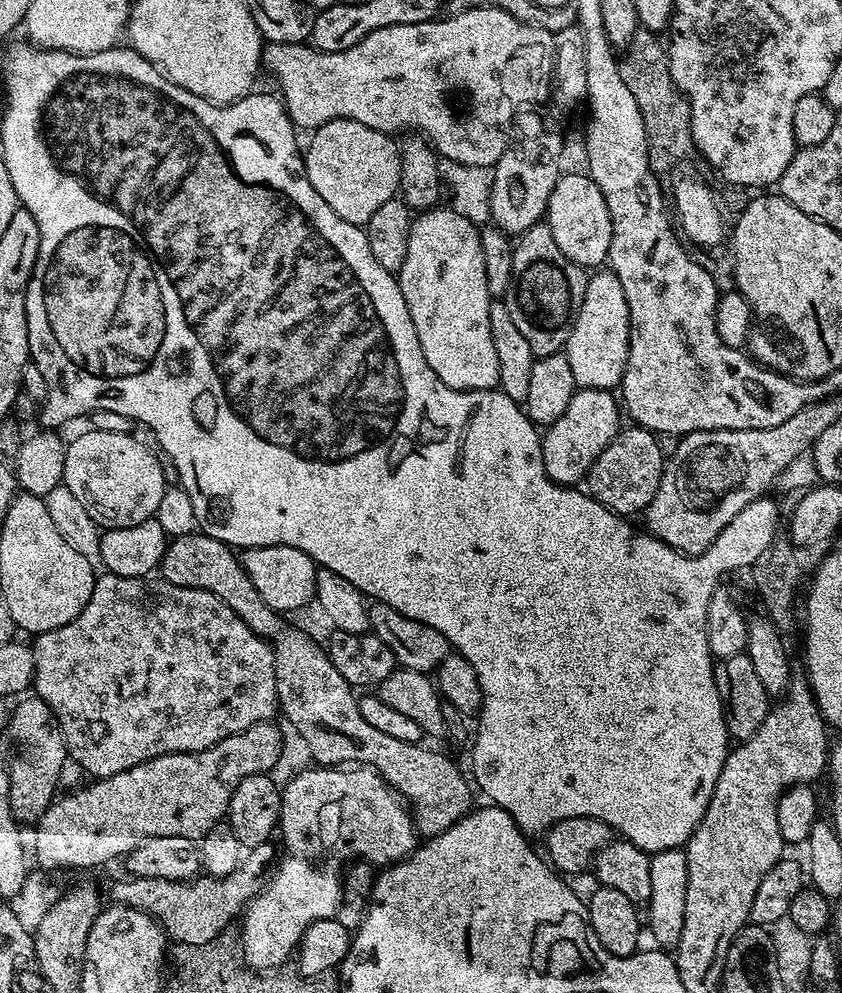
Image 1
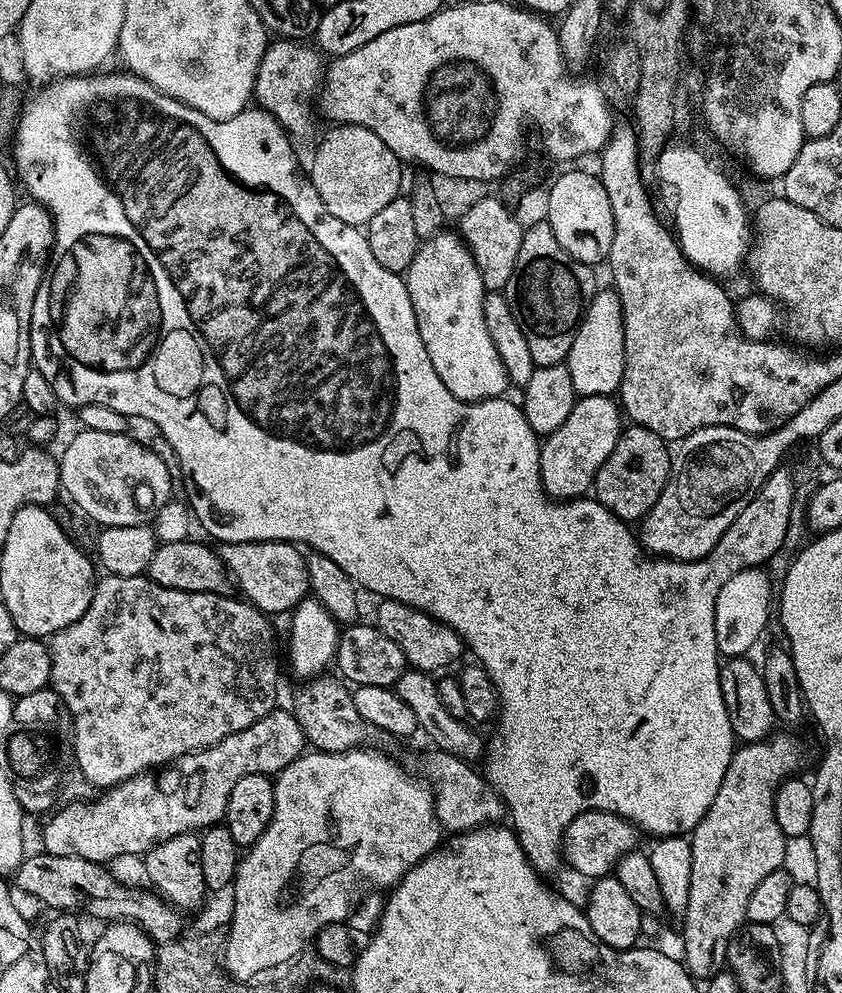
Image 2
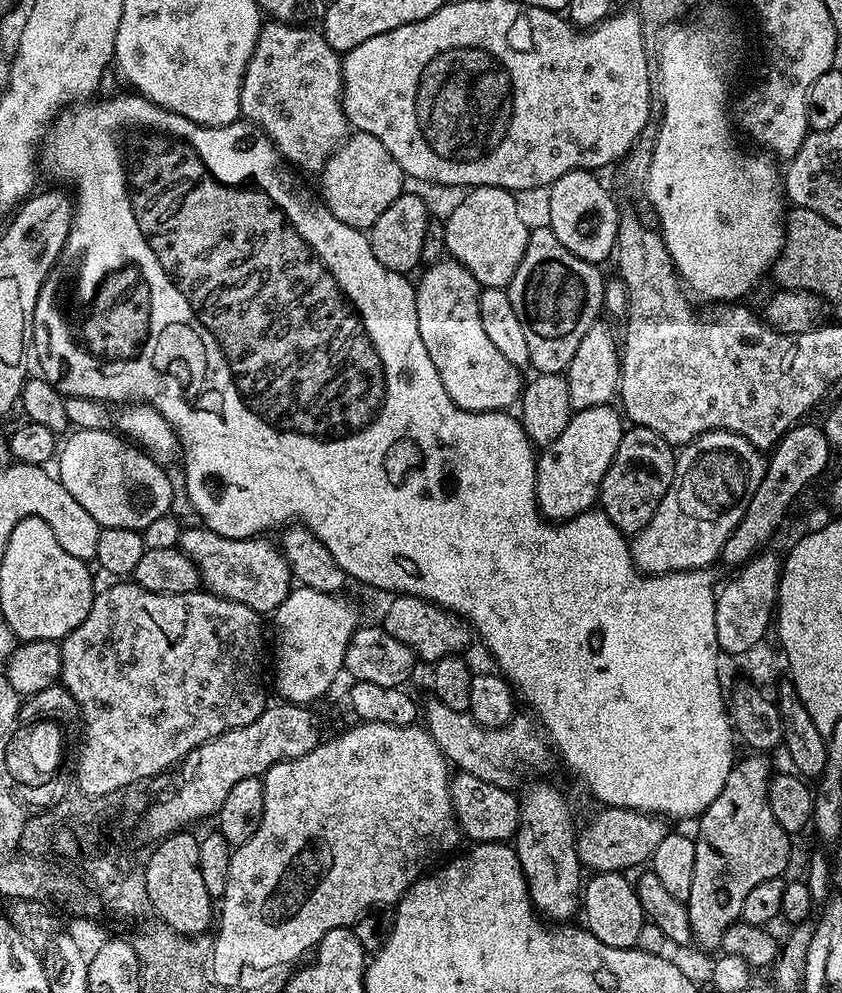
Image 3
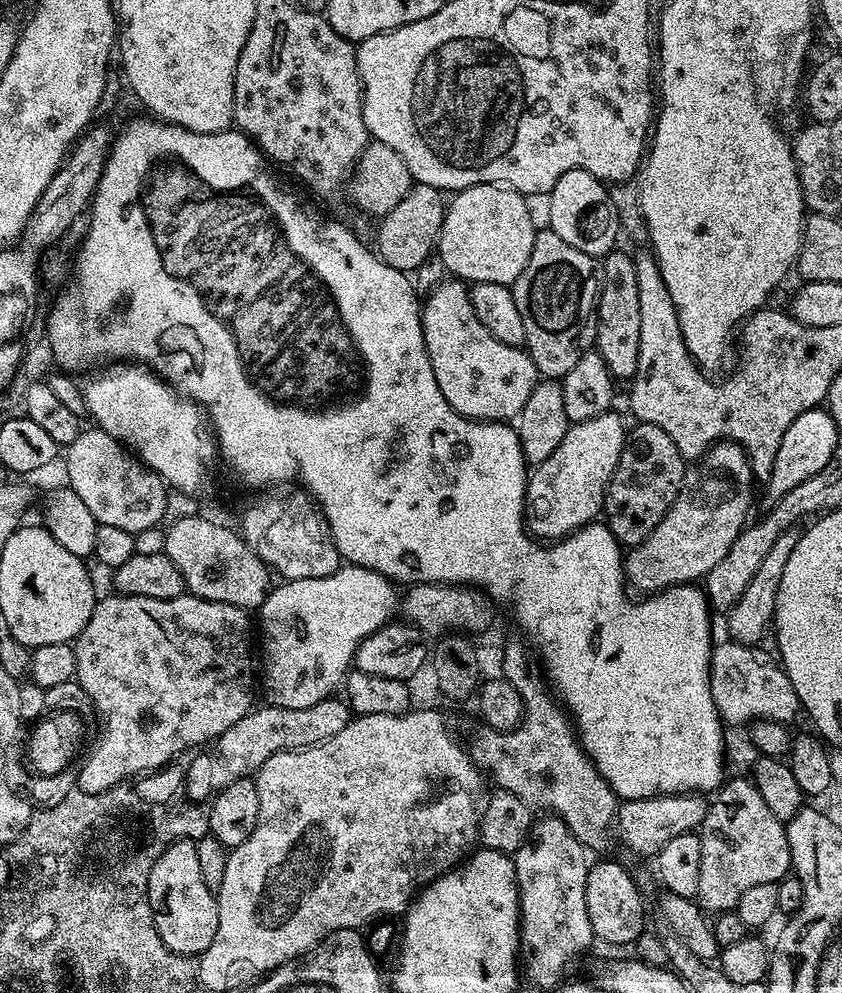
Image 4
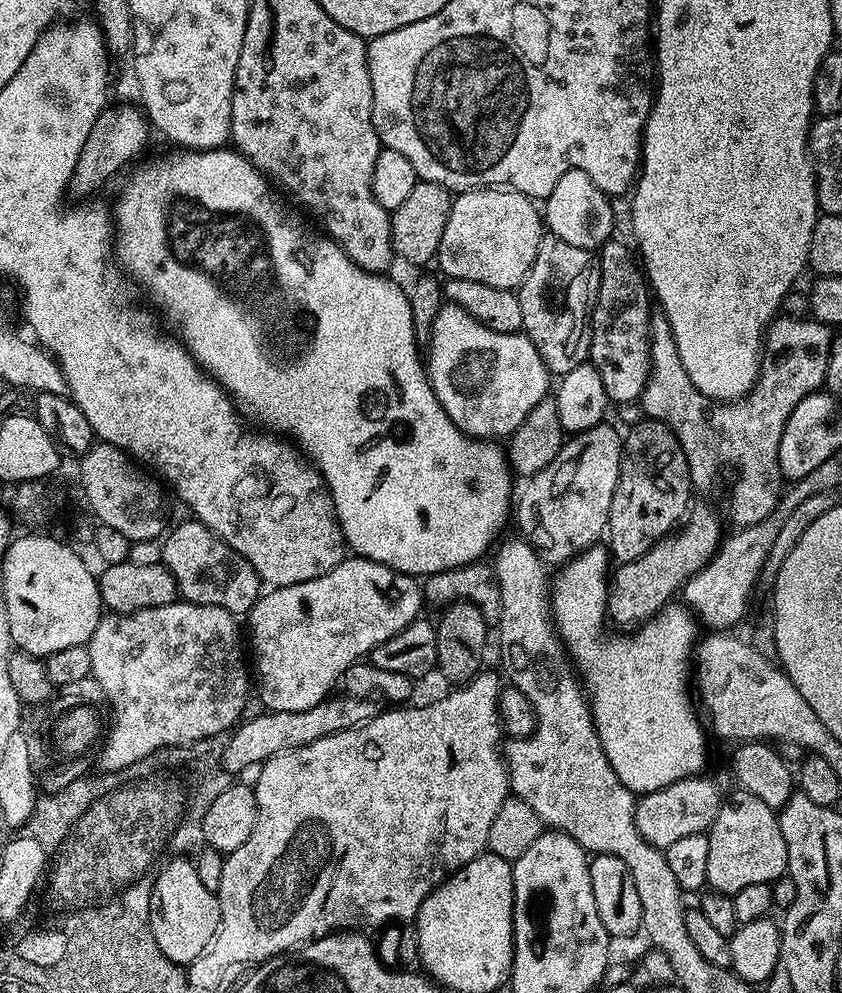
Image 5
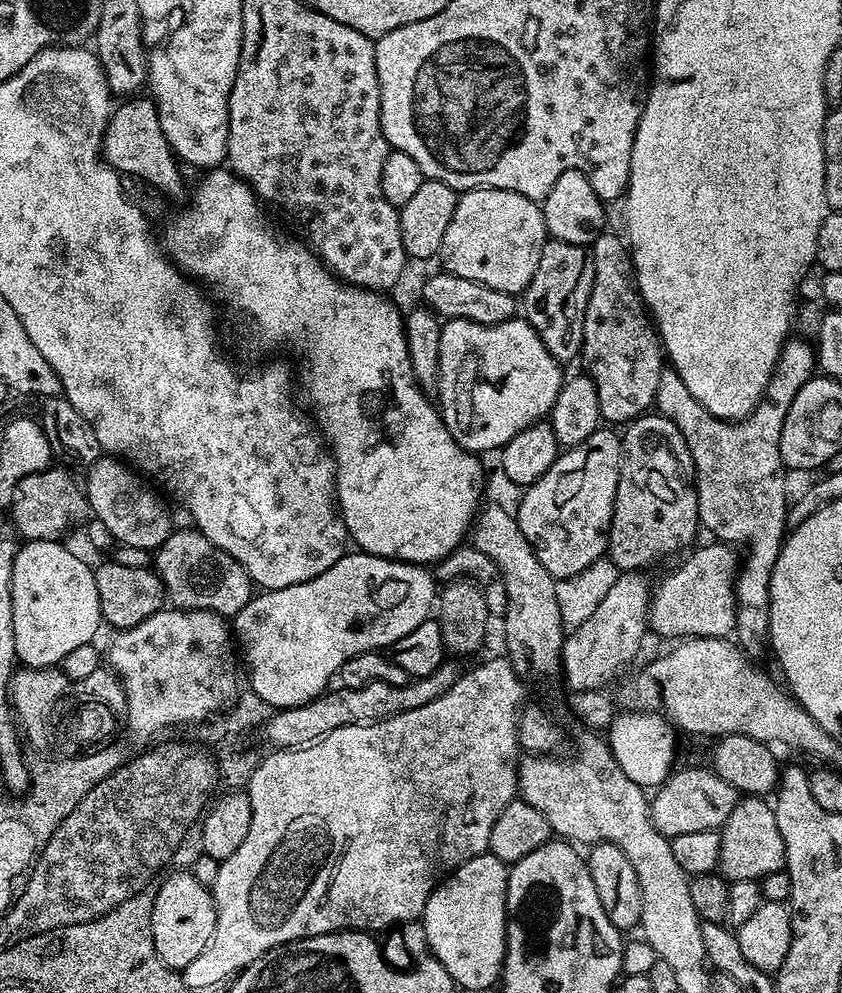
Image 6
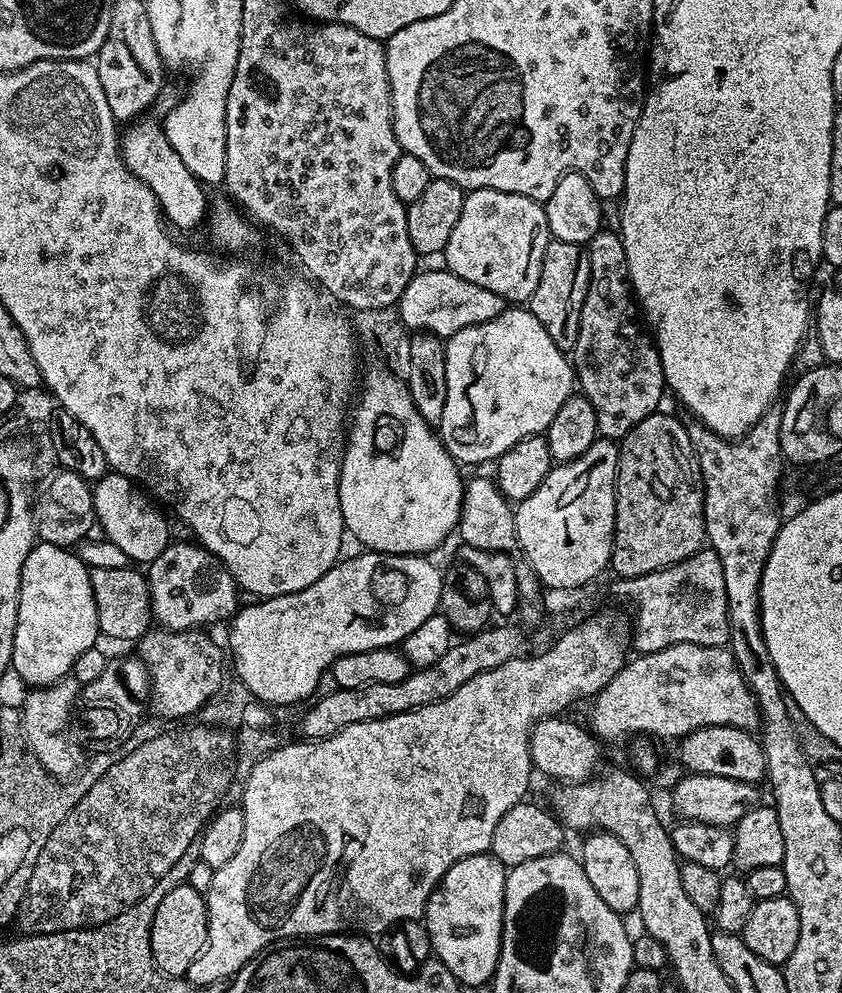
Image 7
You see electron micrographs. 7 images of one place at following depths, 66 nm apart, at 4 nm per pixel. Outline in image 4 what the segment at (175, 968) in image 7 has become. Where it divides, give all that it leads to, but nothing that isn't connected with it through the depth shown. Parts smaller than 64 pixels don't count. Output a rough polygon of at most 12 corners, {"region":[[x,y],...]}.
{"region":[[193,841],[154,862],[148,894],[170,951],[196,958],[218,934],[217,893]]}

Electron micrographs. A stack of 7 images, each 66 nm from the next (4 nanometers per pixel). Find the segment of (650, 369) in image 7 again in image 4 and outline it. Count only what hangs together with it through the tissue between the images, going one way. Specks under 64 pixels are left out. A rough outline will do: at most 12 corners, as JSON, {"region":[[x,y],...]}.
{"region":[[603,257],[595,351],[617,381],[638,366],[638,276]]}

